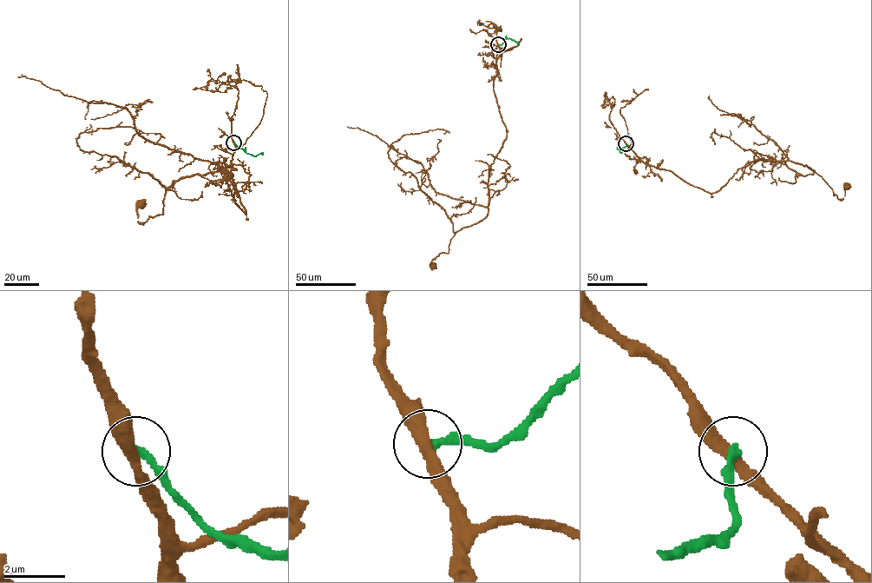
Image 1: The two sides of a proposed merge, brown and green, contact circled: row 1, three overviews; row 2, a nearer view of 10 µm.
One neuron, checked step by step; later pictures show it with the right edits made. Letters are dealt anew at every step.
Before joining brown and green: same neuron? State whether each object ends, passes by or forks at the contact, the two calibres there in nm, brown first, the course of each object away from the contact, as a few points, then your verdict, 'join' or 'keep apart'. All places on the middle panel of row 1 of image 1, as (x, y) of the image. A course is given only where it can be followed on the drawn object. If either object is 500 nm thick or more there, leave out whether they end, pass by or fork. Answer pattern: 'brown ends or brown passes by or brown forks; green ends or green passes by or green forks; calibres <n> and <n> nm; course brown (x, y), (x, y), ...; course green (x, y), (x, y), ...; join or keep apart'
brown passes by; green ends; calibres 360 and 260 nm; course brown (498, 44), (493, 89), (507, 137), (489, 168), (488, 213), (456, 232), (449, 252), (435, 258), (432, 266); course green (498, 44), (508, 38), (517, 44); keep apart

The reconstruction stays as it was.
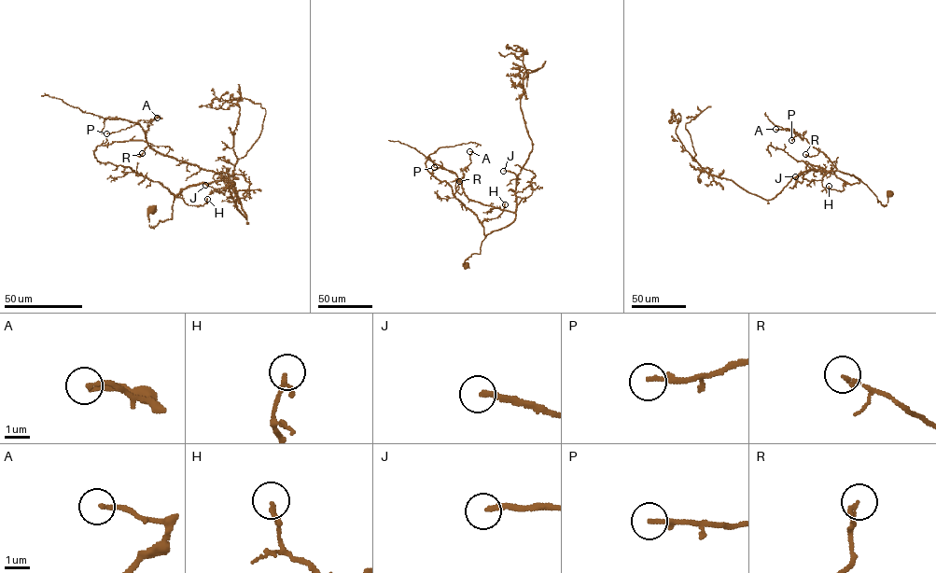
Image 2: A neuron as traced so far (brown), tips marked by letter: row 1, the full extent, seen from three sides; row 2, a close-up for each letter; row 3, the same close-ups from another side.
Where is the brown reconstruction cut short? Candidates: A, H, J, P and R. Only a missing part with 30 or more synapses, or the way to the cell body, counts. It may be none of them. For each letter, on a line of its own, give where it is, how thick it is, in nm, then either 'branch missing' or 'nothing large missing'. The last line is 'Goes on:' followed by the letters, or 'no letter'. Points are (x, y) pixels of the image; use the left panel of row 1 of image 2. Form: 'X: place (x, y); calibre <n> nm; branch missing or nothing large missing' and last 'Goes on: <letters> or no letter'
A: place (157, 118); calibre 170 nm; nothing large missing
H: place (207, 199); calibre 170 nm; nothing large missing
J: place (205, 185); calibre 190 nm; branch missing
P: place (106, 133); calibre 180 nm; nothing large missing
R: place (142, 153); calibre 140 nm; nothing large missing
Goes on: J

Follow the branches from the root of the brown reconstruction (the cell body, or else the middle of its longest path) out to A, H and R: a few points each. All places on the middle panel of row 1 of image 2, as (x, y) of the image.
A: (466, 265), (487, 235), (515, 216), (465, 194), (460, 179), (469, 151)
H: (466, 265), (463, 264), (468, 258), (480, 253), (481, 243), (487, 234), (481, 222), (496, 217), (505, 204)
R: (466, 265), (468, 258), (480, 253), (485, 236), (509, 225), (515, 214), (460, 194), (456, 190), (459, 181)

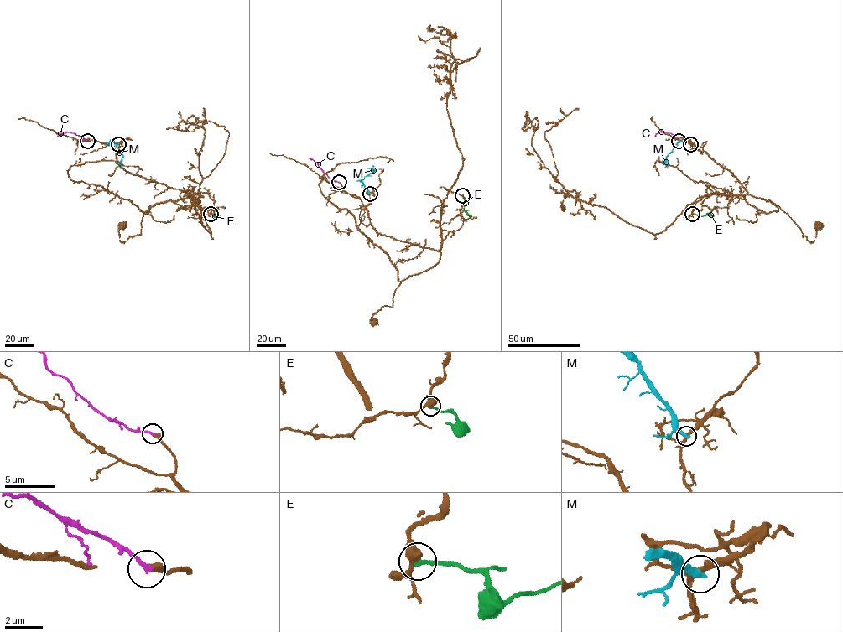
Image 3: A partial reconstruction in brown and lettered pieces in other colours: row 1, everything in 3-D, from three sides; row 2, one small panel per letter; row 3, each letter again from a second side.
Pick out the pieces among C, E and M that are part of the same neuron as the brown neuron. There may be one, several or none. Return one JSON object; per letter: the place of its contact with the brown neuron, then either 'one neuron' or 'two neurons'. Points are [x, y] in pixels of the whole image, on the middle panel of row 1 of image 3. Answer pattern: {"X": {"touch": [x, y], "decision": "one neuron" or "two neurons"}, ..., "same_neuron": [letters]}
{"C": {"touch": [339, 182], "decision": "one neuron"}, "E": {"touch": [462, 195], "decision": "two neurons"}, "M": {"touch": [370, 194], "decision": "two neurons"}, "same_neuron": ["C"]}

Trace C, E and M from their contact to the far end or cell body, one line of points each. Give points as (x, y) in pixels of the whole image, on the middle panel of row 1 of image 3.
C: (339, 182), (332, 180), (317, 163), (309, 158)
E: (463, 195), (466, 202), (464, 209), (471, 216)
M: (370, 194), (361, 180), (373, 170)

